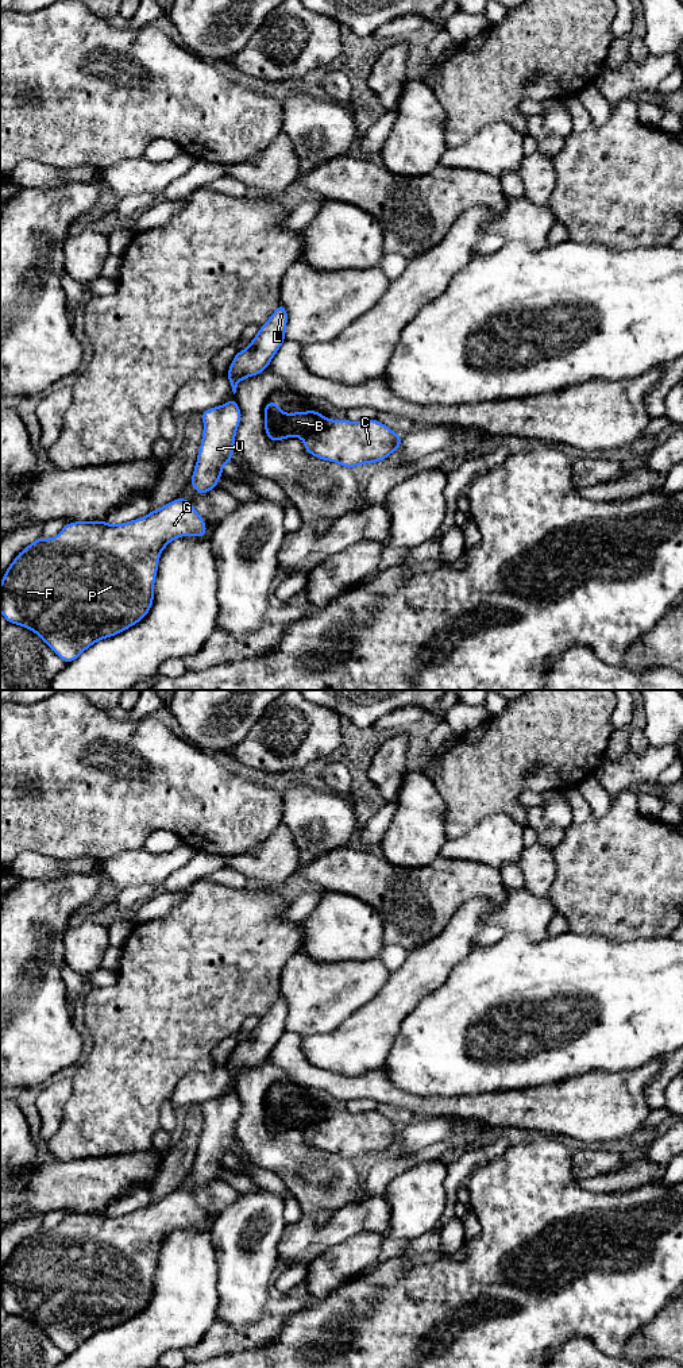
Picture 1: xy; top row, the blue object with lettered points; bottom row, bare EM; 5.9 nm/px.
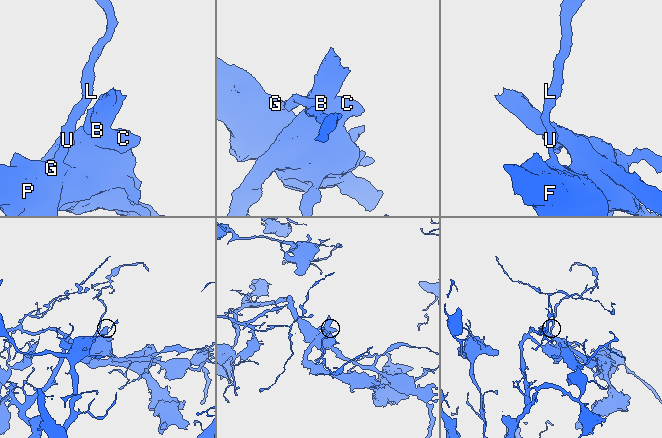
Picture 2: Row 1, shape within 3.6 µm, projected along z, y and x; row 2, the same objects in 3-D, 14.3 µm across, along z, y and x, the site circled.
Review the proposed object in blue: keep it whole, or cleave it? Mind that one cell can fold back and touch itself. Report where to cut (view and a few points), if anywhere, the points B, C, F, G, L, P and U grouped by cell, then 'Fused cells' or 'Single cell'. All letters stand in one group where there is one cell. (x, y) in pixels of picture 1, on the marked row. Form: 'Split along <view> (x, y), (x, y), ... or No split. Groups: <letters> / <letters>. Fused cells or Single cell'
Split along xy (330, 420), (304, 439). Groups: B / C F G L P U. Fused cells

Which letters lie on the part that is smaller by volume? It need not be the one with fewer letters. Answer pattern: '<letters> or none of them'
B

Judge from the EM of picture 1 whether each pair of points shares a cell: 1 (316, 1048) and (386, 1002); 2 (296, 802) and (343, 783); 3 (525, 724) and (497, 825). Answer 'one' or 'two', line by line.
1: one
2: two
3: two

